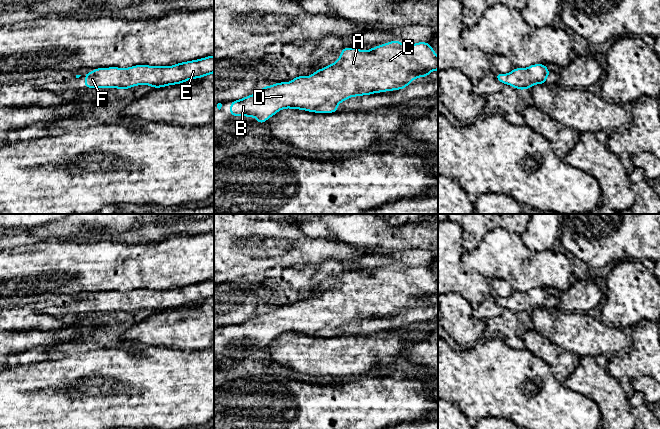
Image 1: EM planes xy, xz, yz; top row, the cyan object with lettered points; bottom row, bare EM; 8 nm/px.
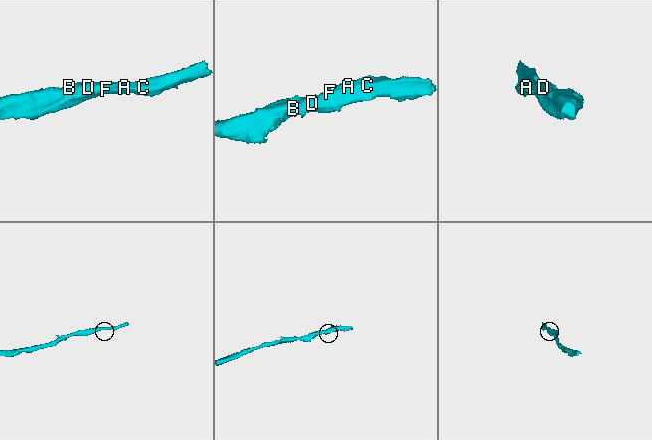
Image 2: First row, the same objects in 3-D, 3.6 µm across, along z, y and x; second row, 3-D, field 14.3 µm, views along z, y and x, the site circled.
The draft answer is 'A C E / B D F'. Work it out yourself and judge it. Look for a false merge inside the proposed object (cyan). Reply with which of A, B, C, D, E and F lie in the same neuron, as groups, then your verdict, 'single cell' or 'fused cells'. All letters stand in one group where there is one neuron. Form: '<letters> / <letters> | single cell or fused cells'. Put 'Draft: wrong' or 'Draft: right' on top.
Draft: wrong
A B C D E F | single cell

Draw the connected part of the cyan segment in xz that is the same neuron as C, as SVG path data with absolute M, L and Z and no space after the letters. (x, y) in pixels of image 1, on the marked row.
M393 40L366 51L346 47L341 49L341 55L336 62L329 64L323 69L316 69L316 72L308 77L300 75L288 83L280 82L262 87L252 95L230 102L231 110L229 114L230 116L254 117L257 119L258 124L262 124L269 117L274 116L278 111L286 108L314 113L335 113L338 105L350 97L404 89L414 79L428 77L430 72L436 70L438 70L438 56L432 46L427 42L405 45L400 41Z

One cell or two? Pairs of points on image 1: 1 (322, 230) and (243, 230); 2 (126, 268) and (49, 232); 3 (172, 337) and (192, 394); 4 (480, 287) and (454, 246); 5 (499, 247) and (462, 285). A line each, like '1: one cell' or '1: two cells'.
1: two cells
2: two cells
3: two cells
4: one cell
5: two cells

